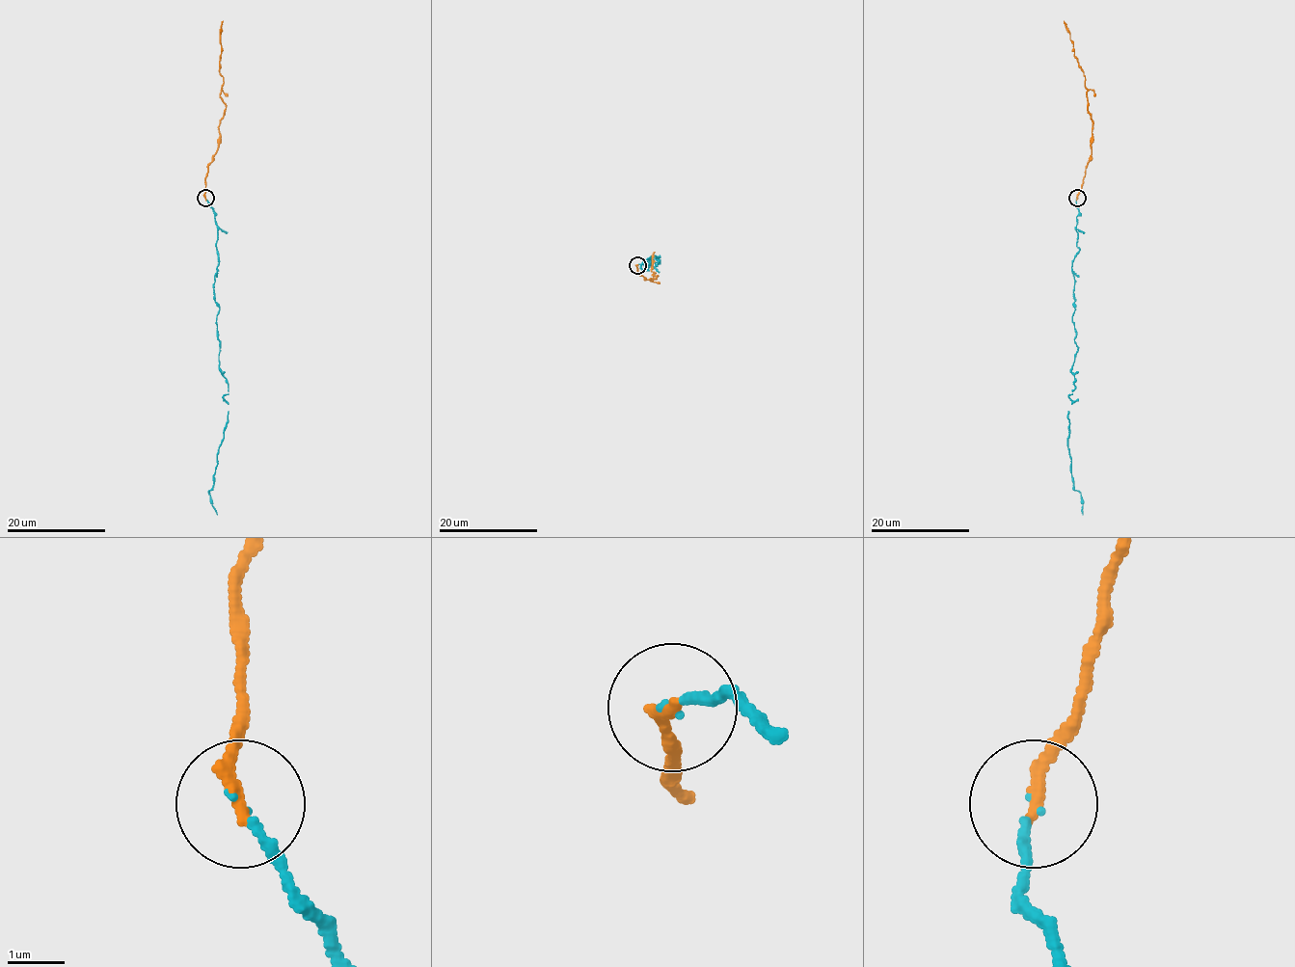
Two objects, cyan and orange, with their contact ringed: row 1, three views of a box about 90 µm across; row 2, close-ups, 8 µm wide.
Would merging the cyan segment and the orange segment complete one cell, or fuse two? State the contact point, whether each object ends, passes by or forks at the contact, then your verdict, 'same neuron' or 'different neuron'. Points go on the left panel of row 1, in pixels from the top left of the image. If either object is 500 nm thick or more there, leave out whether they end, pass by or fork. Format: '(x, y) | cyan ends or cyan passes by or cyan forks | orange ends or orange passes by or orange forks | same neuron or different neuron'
(205, 198) | cyan ends | orange ends | same neuron

